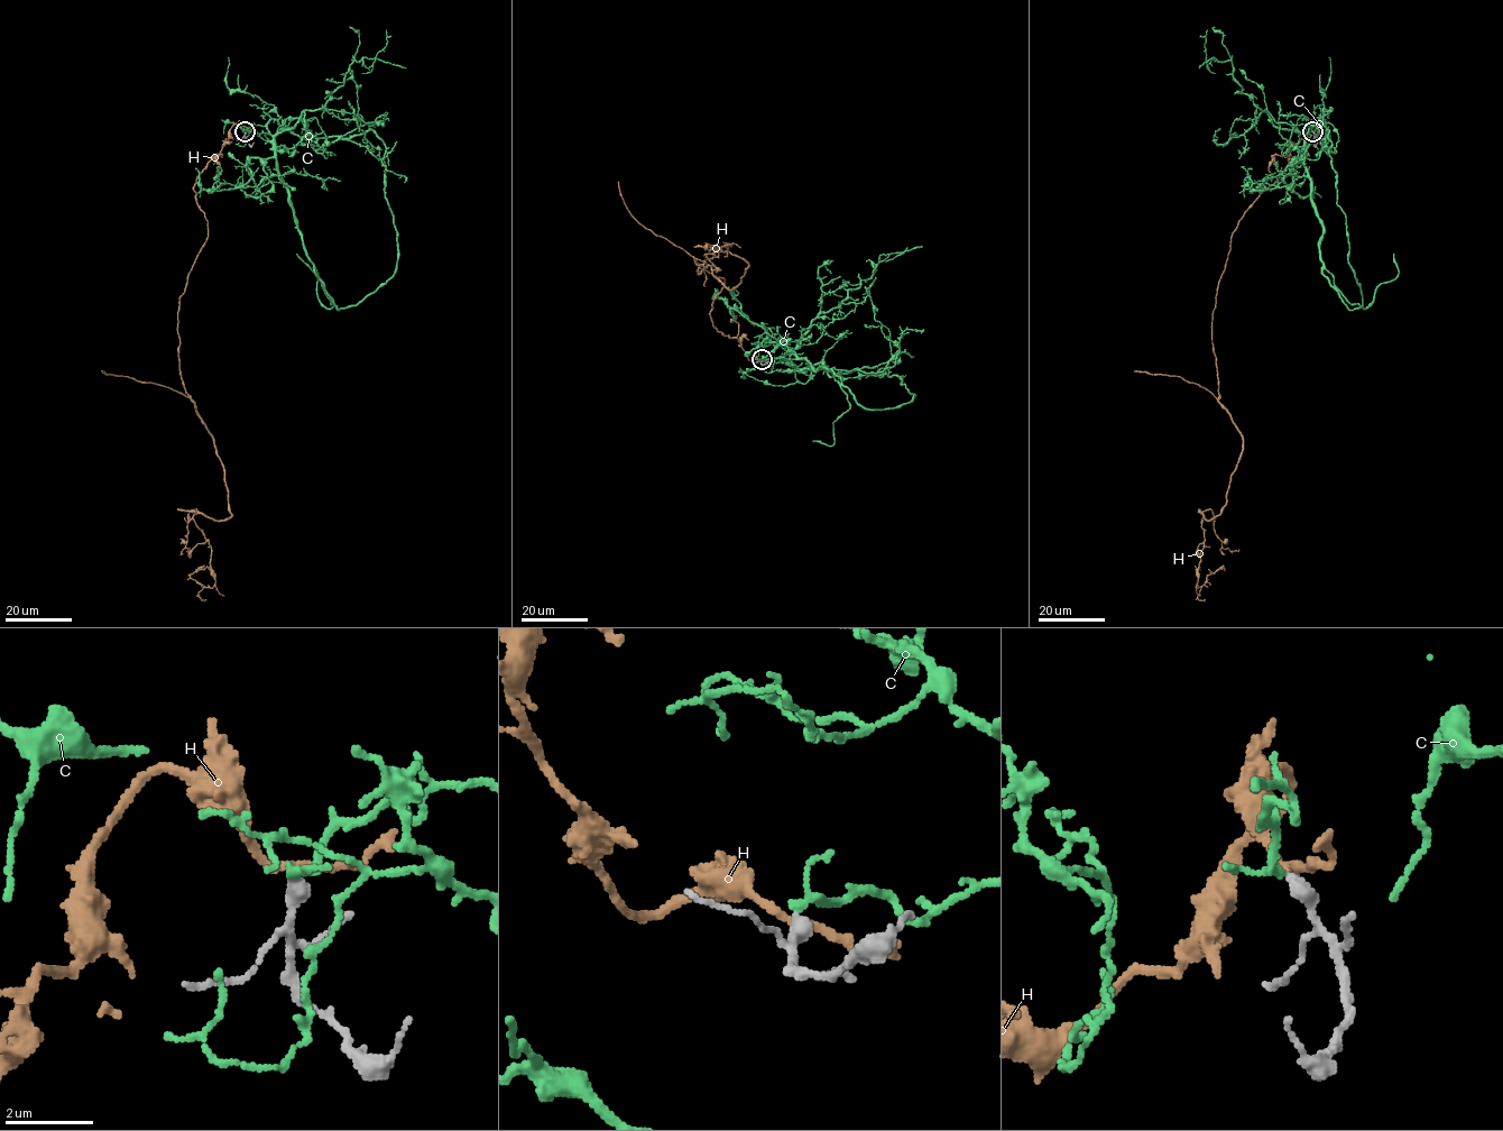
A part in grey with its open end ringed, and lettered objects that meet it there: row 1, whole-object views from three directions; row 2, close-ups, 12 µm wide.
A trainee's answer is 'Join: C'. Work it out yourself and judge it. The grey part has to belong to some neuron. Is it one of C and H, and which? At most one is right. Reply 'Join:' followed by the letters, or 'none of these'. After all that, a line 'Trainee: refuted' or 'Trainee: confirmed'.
Join: C
Trainee: confirmed

